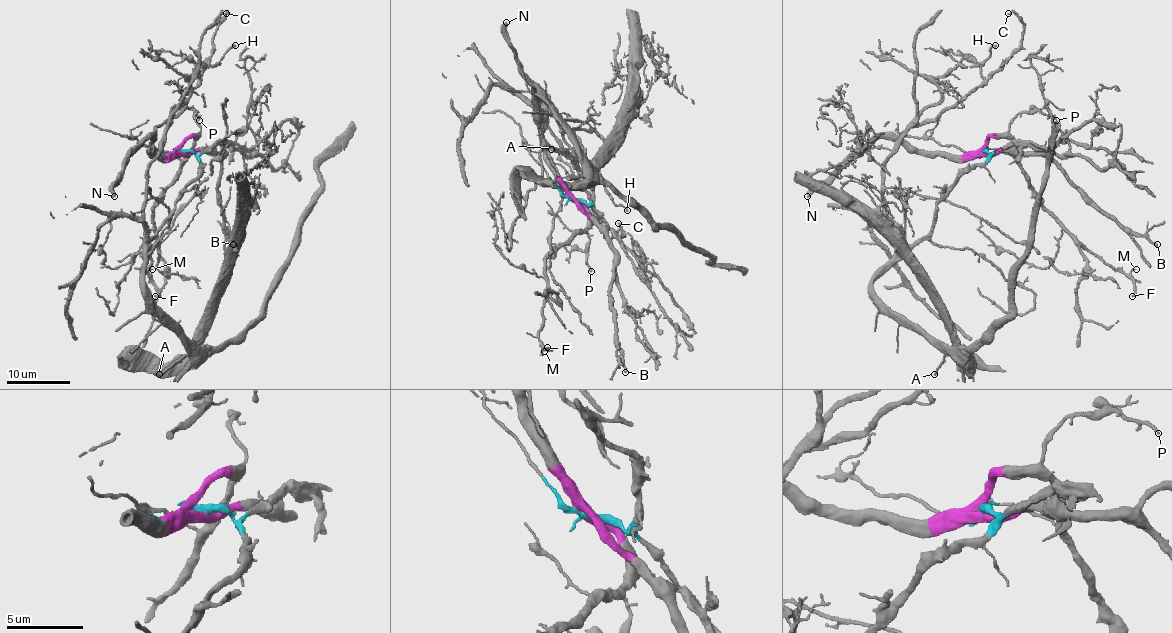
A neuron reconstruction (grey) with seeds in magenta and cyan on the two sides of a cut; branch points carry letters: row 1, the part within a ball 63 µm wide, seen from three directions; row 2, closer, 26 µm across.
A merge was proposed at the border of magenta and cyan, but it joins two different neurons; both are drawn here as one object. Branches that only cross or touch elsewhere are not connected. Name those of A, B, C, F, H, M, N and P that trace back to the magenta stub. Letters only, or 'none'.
B, C, F, M, N, P

